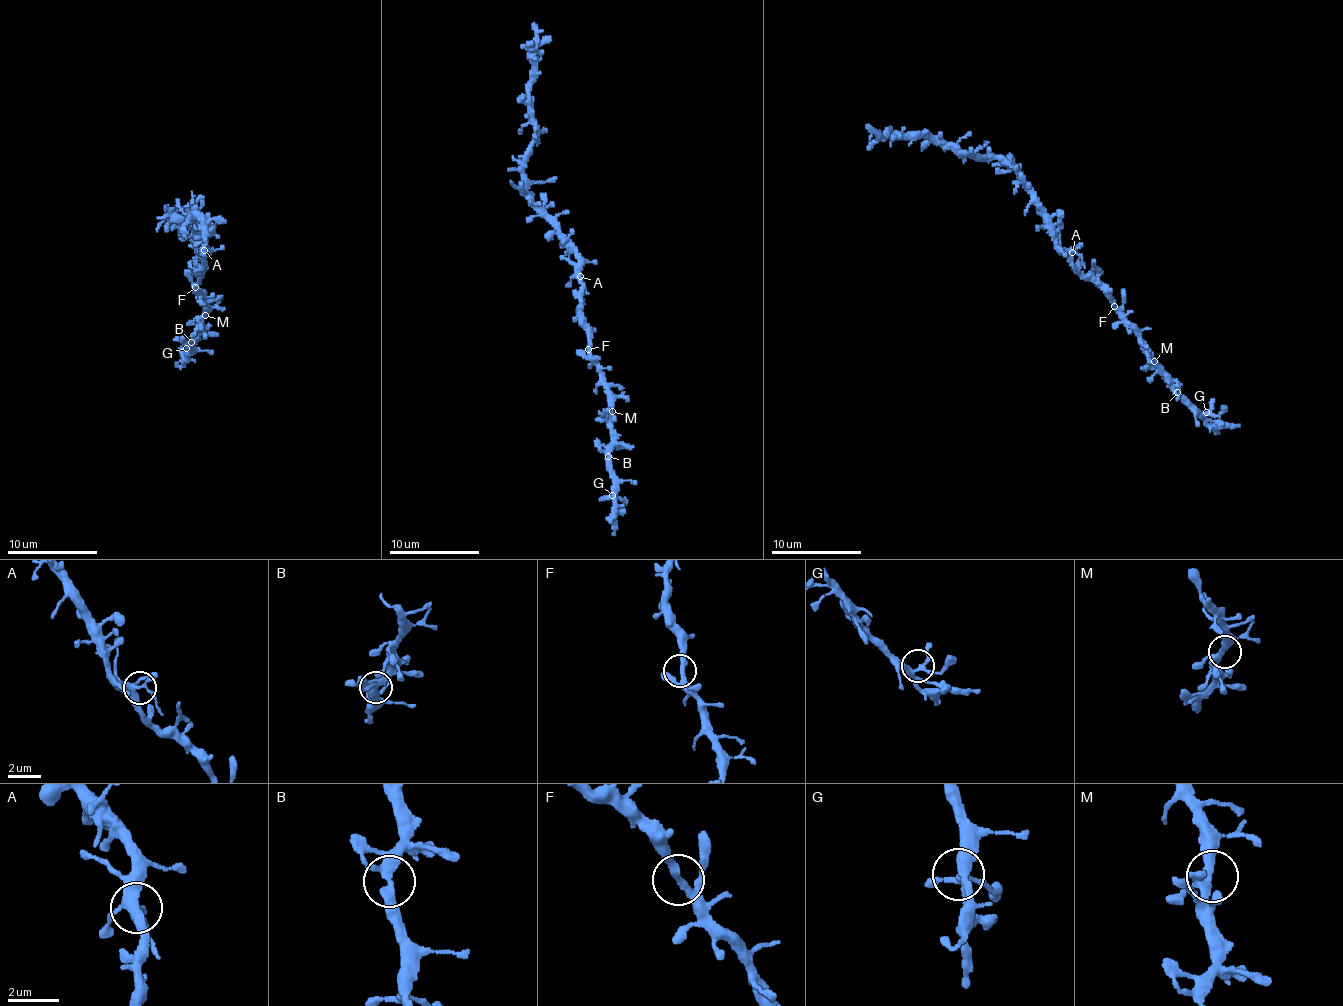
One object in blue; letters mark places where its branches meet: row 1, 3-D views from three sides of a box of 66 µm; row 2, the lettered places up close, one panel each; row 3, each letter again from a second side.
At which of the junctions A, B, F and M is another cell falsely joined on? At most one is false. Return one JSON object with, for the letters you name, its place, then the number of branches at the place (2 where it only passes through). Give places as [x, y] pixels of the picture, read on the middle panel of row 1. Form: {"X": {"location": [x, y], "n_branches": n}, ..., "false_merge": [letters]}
{"false_merge": []}

